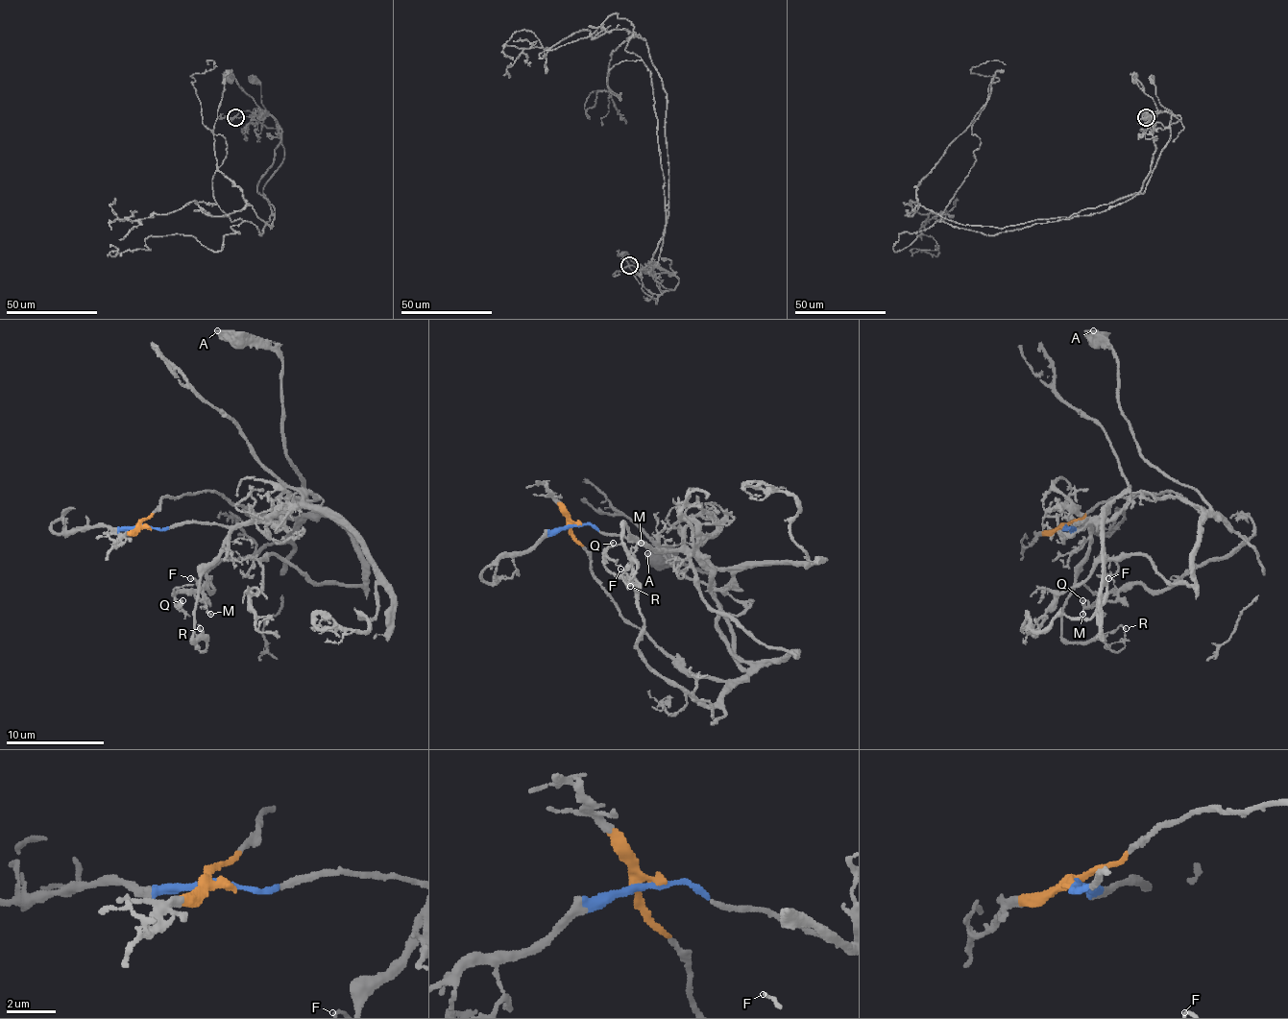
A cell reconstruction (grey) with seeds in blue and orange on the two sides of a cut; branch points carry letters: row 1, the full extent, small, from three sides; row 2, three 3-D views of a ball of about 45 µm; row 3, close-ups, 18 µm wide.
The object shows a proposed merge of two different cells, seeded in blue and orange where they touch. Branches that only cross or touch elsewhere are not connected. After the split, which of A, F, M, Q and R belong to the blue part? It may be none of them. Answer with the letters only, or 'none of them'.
R

